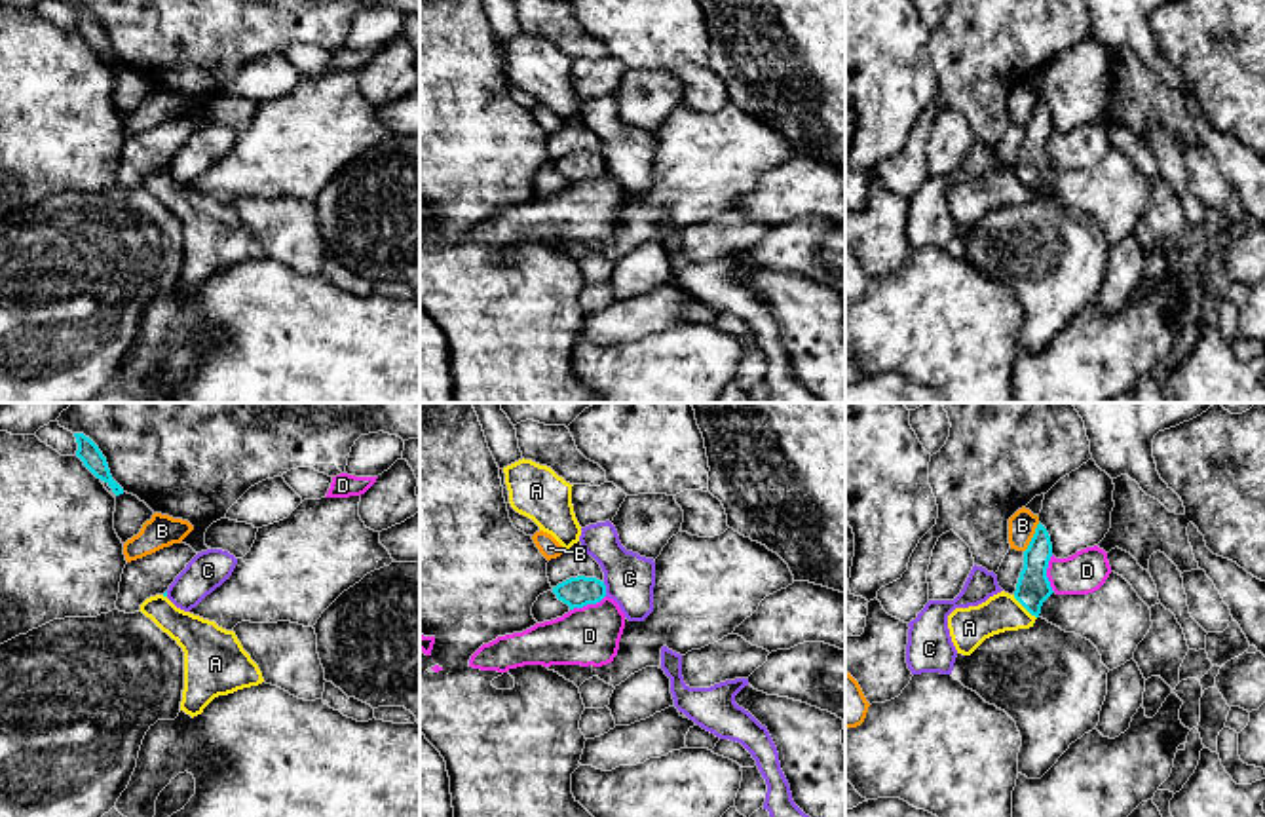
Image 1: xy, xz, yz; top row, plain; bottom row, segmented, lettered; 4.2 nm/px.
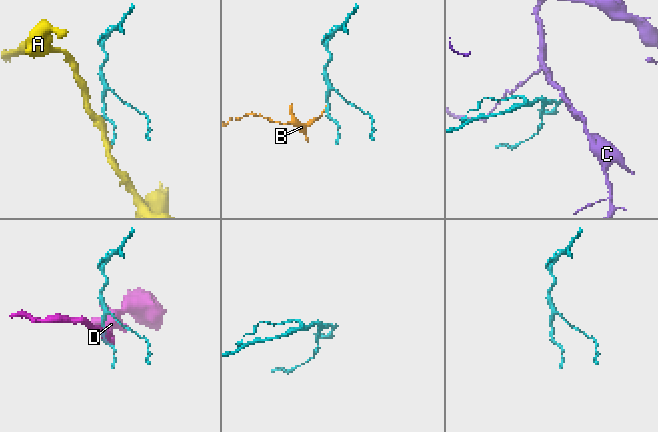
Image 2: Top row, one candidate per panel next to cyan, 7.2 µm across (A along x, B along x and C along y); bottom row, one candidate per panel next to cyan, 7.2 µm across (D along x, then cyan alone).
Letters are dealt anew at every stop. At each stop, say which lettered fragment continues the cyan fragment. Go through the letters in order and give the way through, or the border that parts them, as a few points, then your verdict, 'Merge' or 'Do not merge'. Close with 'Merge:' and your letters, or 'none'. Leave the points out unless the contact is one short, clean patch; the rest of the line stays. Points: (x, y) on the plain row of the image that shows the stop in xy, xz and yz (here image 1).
A: Boundary: yz (1013, 170), (1036, 192). Do not merge
B: Boundary: yz (1039, 97), (1024, 126). Do not merge
C: Boundary: xz (603, 156), (606, 170). Do not merge
D: Do not merge
Merge: none

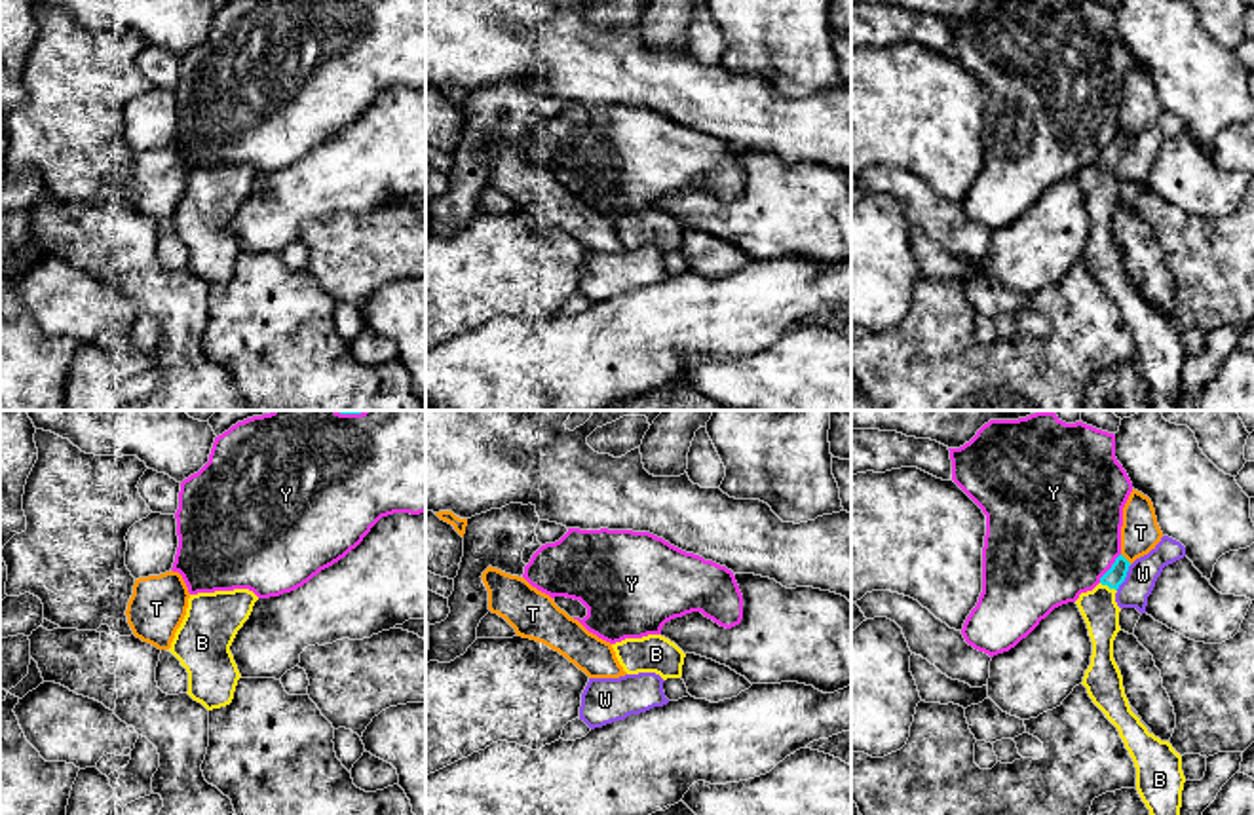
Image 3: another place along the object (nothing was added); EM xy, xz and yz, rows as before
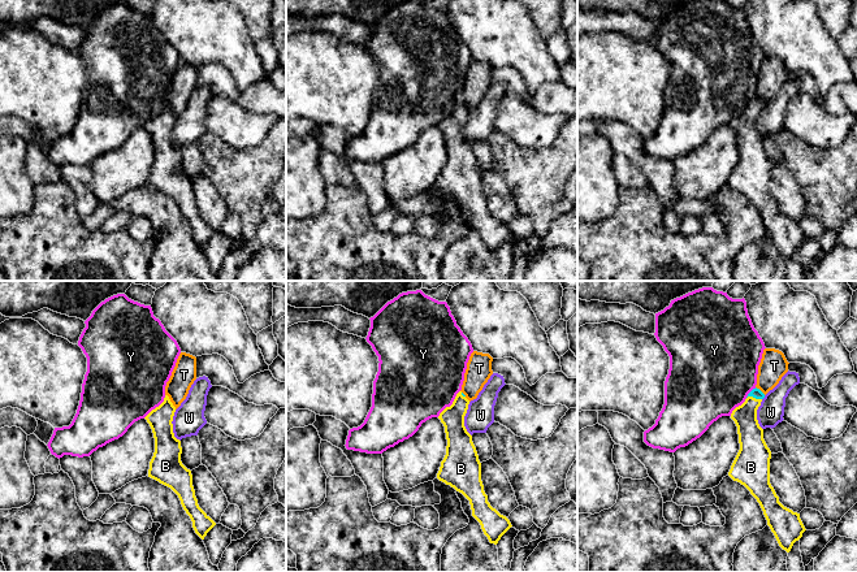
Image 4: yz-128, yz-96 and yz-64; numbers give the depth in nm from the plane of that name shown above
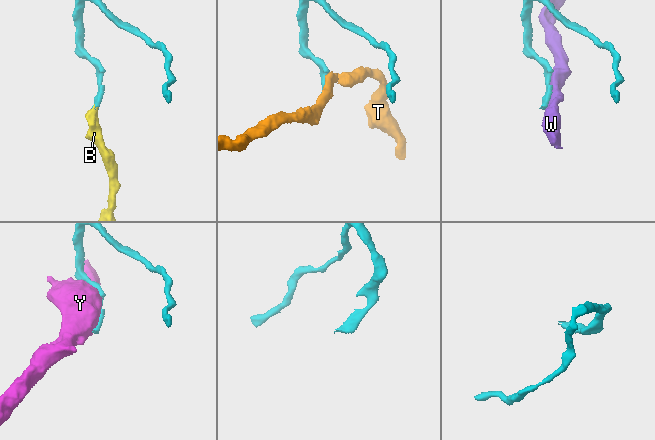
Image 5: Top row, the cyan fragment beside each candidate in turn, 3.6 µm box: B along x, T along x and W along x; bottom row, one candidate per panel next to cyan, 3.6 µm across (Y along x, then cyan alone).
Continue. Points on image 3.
B: Path across: yz (1118, 147), (1108, 160), (1099, 183). Merge
T: Do not merge
W: Do not merge
Y: Do not merge
Merge: B

